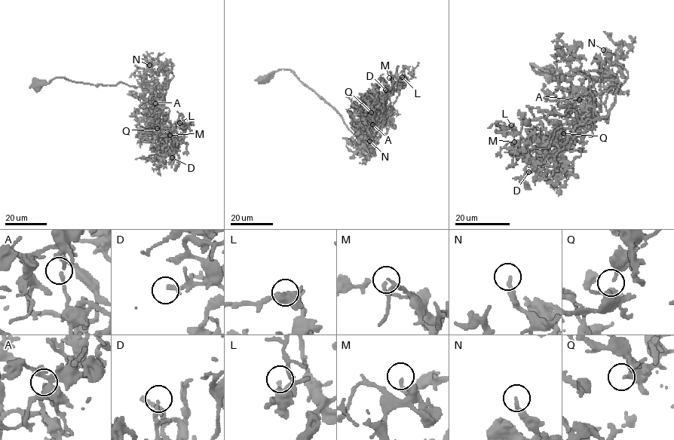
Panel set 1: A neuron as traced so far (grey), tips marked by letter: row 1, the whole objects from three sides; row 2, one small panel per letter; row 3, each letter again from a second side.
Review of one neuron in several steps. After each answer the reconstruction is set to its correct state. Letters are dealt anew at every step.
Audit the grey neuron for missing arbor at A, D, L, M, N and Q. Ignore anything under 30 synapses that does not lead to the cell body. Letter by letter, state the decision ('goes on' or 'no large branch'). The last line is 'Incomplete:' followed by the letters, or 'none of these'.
A: no large branch
D: goes on
L: no large branch
M: no large branch
N: no large branch
Q: no large branch
Incomplete: D

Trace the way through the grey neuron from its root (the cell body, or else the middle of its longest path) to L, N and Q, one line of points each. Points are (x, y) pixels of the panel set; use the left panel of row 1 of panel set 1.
L: (36, 85), (65, 77), (157, 89), (162, 114), (176, 124), (181, 140), (185, 131), (179, 123)
N: (36, 85), (65, 77), (93, 84), (121, 82), (139, 87), (153, 80), (149, 65)
Q: (36, 85), (65, 77), (157, 89), (166, 121), (170, 111), (158, 112), (163, 120), (157, 128)

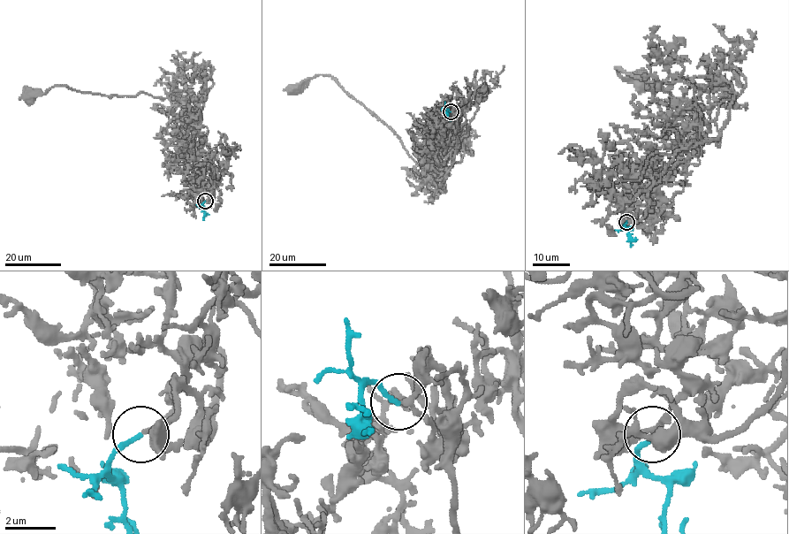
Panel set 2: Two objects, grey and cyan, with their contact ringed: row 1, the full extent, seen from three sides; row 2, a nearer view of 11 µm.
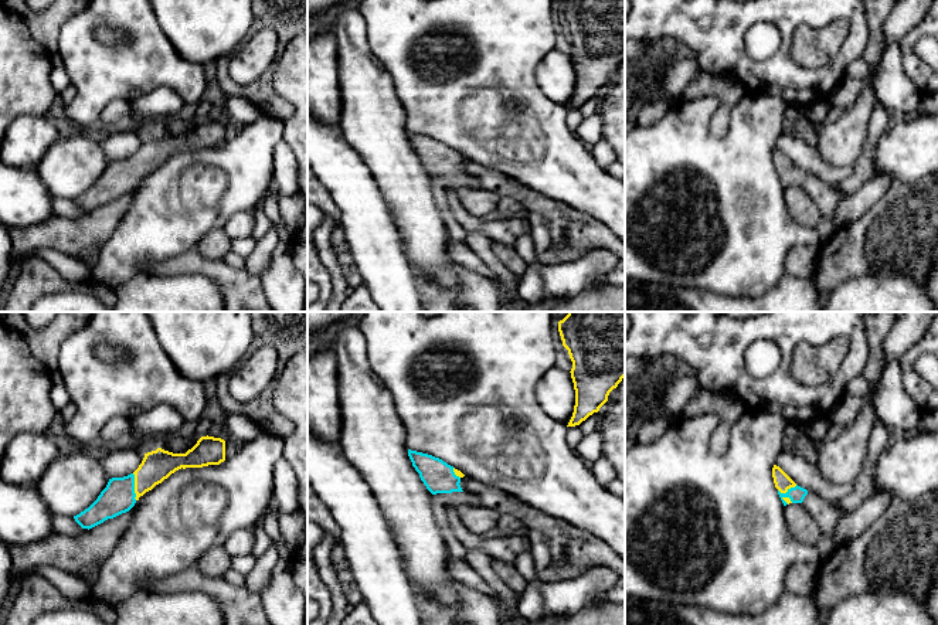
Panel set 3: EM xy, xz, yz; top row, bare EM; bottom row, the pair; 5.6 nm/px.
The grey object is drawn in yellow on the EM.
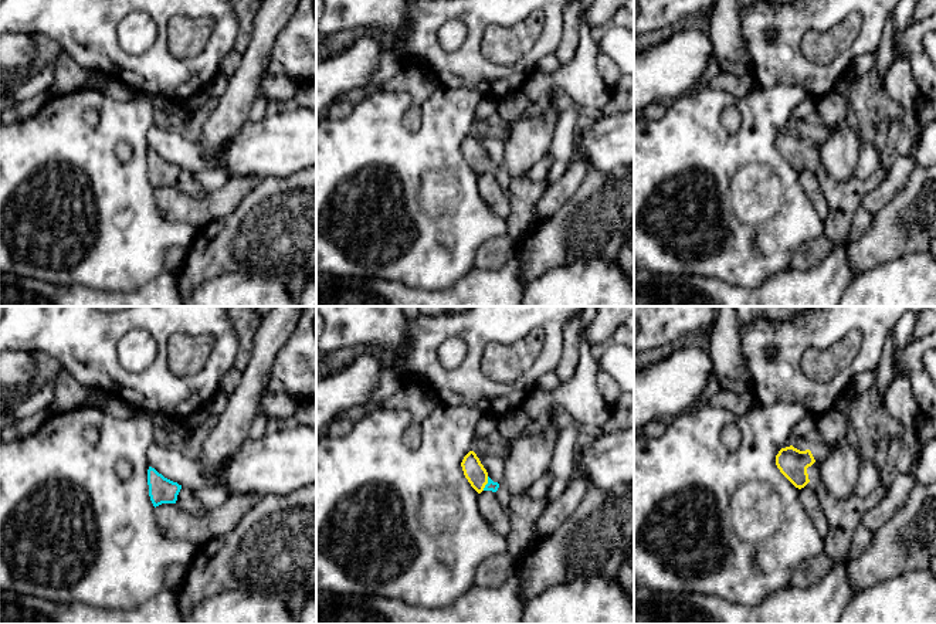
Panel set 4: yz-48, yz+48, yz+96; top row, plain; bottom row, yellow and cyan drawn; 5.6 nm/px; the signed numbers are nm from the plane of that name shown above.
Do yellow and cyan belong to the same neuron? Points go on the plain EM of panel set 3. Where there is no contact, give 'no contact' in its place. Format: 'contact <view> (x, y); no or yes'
contact xy (135, 169); yes

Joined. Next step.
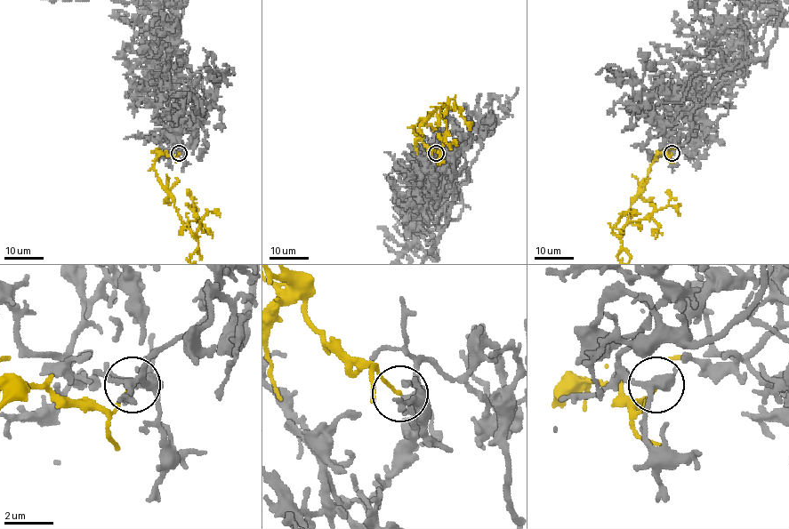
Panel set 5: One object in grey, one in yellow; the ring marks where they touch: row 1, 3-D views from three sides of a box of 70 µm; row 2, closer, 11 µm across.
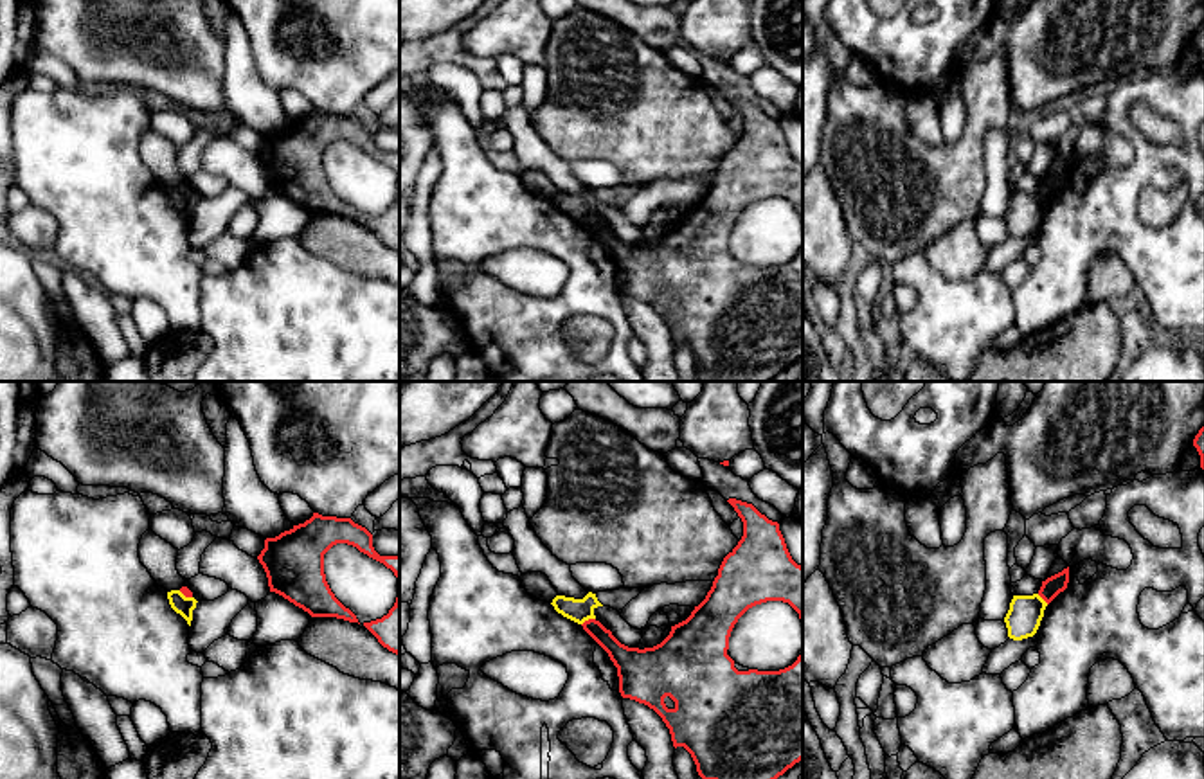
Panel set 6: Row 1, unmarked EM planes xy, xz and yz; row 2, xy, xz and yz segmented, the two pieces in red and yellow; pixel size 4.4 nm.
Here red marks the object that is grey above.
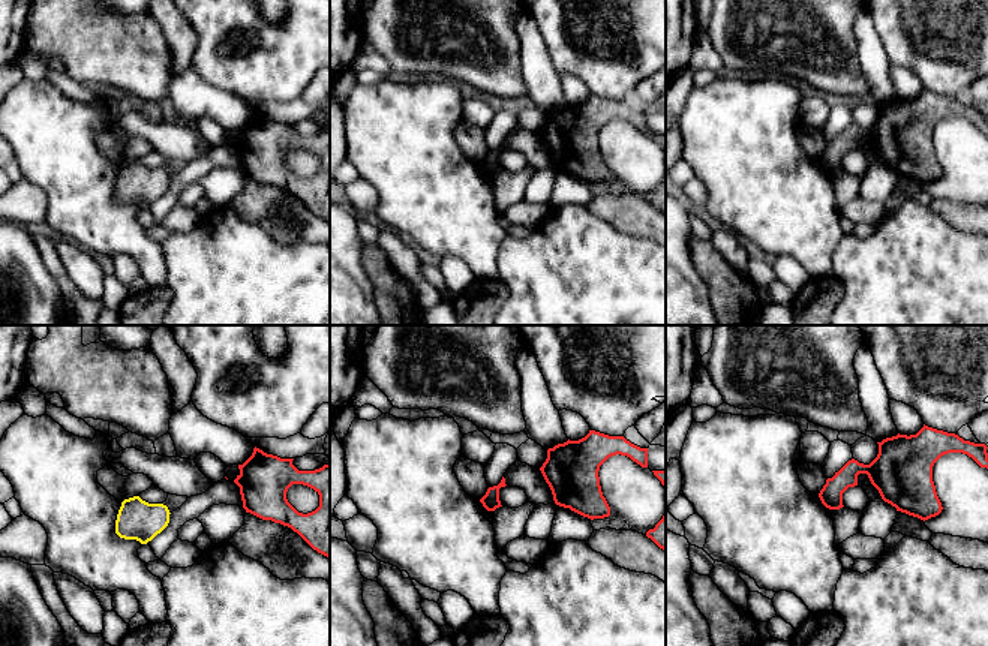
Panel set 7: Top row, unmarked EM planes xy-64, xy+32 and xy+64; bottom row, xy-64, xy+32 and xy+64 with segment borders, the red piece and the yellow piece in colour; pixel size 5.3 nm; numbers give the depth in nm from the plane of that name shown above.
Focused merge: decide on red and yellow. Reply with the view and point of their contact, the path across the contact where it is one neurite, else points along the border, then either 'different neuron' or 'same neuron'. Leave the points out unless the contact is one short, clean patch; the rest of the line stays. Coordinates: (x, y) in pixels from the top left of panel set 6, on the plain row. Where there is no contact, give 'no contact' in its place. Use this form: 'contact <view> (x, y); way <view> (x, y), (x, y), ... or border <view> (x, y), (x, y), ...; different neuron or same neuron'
contact xz (589, 216); border xz (594, 214), (582, 222); different neuron

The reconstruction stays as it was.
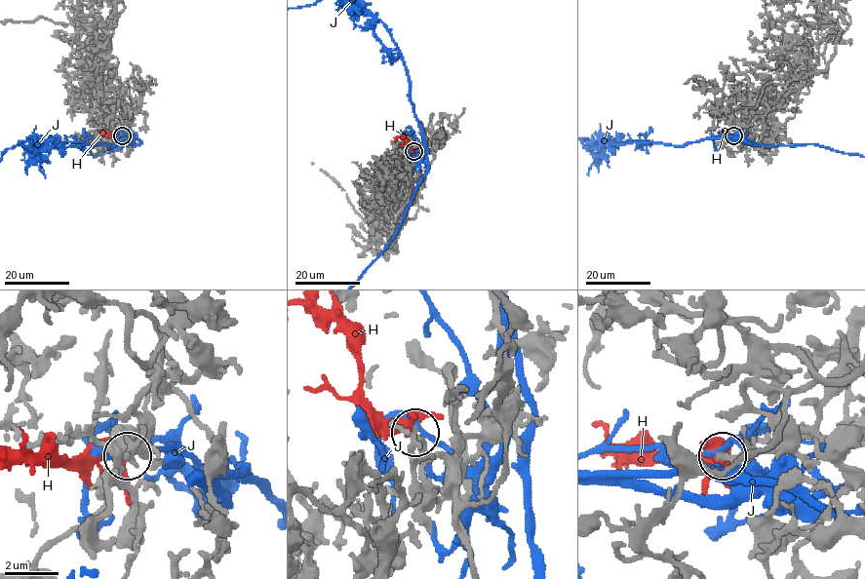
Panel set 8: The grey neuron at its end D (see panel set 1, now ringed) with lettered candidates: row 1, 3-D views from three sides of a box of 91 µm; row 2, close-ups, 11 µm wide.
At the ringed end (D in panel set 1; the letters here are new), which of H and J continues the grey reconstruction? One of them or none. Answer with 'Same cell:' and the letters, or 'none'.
Same cell: H

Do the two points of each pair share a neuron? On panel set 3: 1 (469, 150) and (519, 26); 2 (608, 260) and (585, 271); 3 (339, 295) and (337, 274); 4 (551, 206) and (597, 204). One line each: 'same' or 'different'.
1: same
2: same
3: same
4: different

